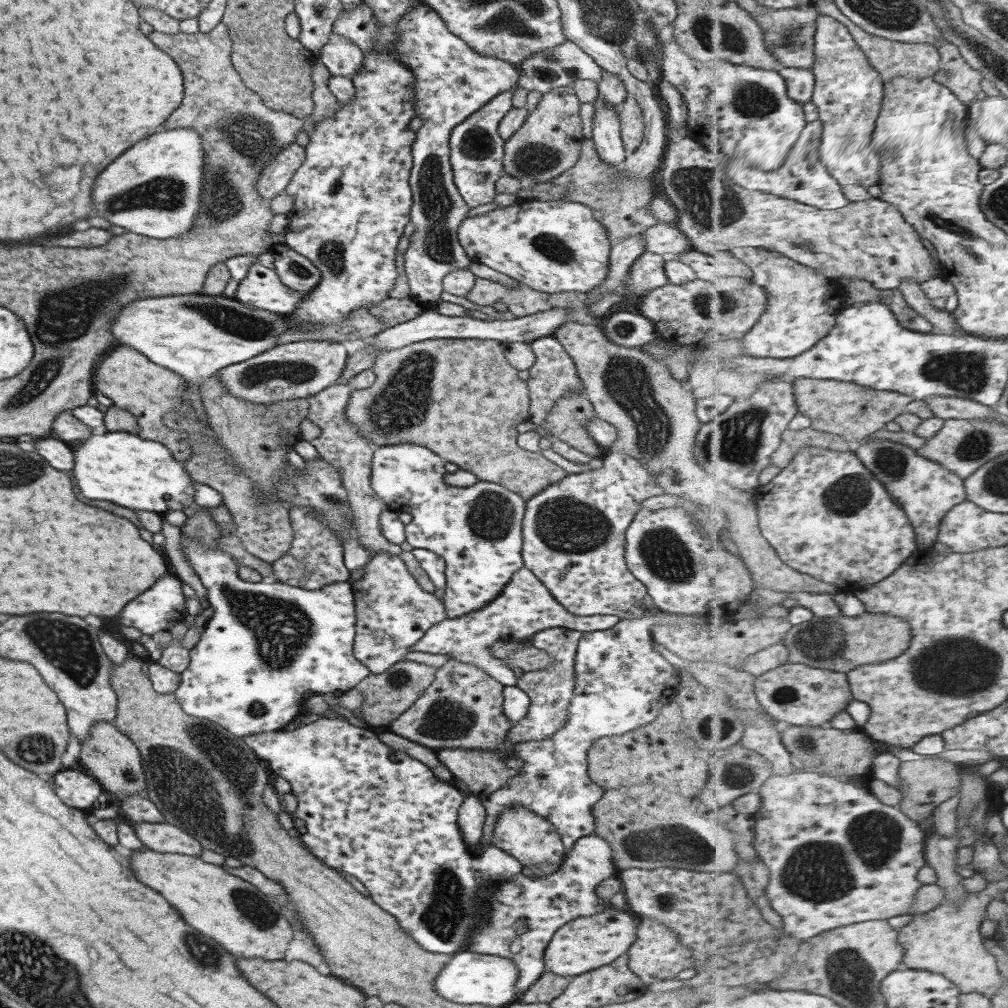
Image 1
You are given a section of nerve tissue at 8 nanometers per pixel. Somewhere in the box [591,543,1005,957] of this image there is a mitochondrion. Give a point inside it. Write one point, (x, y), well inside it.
(819, 871)

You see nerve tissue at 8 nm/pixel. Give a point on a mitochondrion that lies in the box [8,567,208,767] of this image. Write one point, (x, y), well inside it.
(69, 647)

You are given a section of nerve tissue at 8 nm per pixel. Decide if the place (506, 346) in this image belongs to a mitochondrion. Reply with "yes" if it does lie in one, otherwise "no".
no

